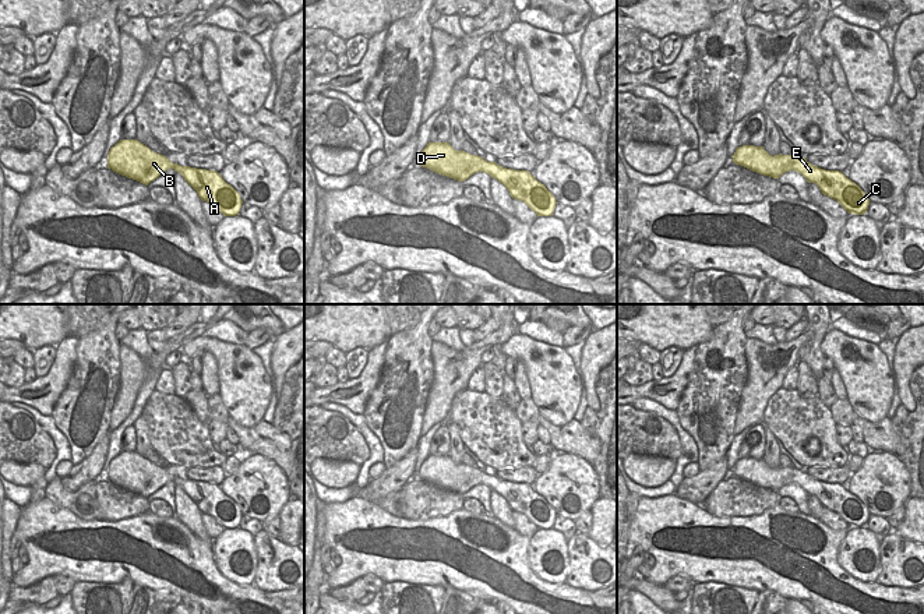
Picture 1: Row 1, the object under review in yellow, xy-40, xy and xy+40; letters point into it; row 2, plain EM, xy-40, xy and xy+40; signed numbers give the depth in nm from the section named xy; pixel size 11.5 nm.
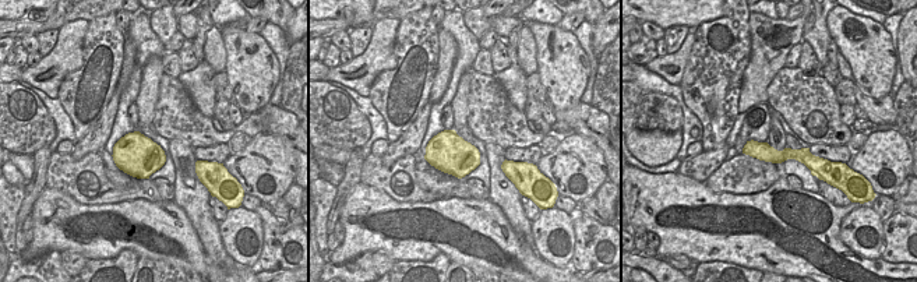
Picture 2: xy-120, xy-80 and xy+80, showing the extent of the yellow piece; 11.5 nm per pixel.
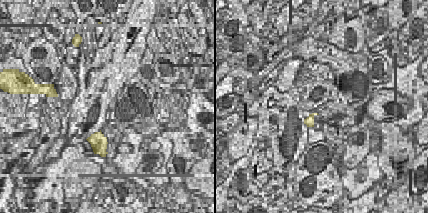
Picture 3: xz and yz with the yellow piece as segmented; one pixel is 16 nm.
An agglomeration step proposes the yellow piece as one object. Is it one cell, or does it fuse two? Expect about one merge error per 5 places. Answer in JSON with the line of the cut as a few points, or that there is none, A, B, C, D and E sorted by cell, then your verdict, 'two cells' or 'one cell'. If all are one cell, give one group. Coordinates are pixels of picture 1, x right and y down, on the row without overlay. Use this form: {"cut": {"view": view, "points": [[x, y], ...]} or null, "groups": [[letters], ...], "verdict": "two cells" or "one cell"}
{"cut": null, "groups": [["A", "B", "C", "D", "E"]], "verdict": "one cell"}

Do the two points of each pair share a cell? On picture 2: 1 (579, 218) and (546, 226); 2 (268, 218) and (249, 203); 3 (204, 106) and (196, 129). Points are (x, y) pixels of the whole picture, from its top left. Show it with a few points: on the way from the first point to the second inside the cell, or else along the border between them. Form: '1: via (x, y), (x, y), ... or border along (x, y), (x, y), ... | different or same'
1: border along (567, 214), (574, 233), (574, 253) | different
2: border along (261, 203), (253, 210) | different
3: border along (183, 85), (191, 102), (211, 119) | different

